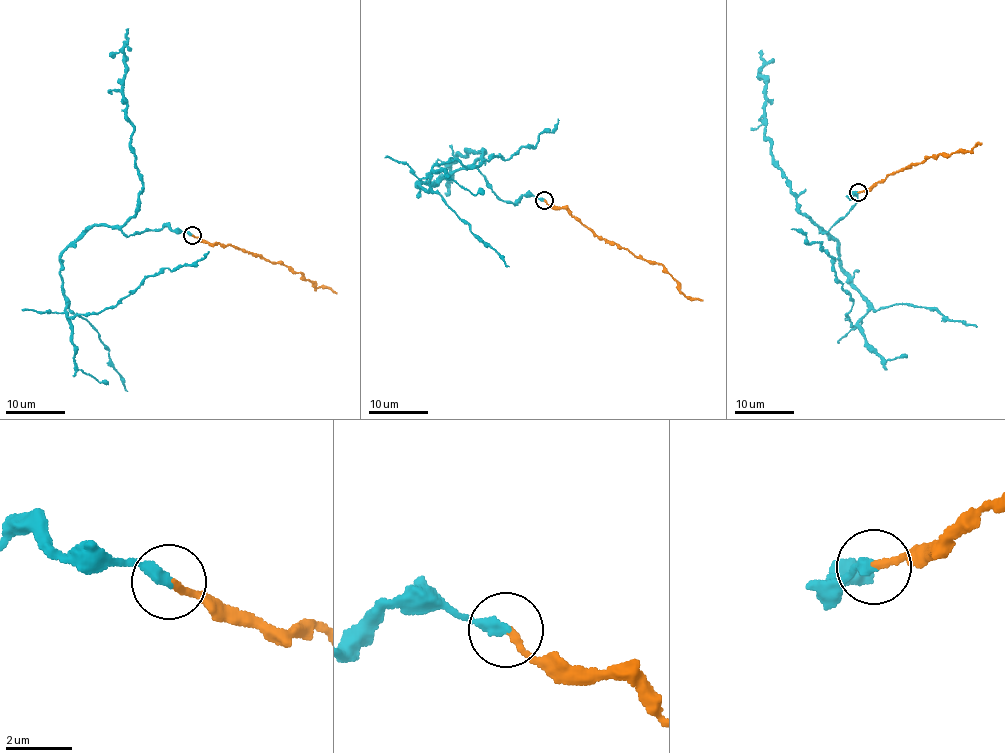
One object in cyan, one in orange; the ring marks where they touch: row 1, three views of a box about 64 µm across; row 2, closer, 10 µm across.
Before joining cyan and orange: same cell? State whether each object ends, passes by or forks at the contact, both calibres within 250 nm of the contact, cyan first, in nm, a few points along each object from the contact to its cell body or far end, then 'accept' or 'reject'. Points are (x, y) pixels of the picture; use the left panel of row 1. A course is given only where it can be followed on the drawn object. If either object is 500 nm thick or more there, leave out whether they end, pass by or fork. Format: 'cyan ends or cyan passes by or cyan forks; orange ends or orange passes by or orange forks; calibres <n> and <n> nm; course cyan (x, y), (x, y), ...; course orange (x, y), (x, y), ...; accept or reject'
cyan ends; orange ends; calibres 360 and 220 nm; course cyan (192, 235), (166, 226), (126, 236), (88, 228), (60, 258), (66, 316), (114, 307), (141, 281), (209, 251); course orange (192, 235), (203, 242), (229, 244), (259, 254), (267, 260), (283, 263), (313, 285), (331, 288), (336, 294); reject

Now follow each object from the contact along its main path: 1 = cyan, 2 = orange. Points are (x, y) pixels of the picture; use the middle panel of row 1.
1: (544, 199), (500, 200), (471, 165), (416, 183), (429, 189), (435, 165), (507, 159), (558, 119)
2: (544, 199), (556, 207), (568, 208), (583, 225), (605, 240), (659, 263), (681, 292), (702, 300)

